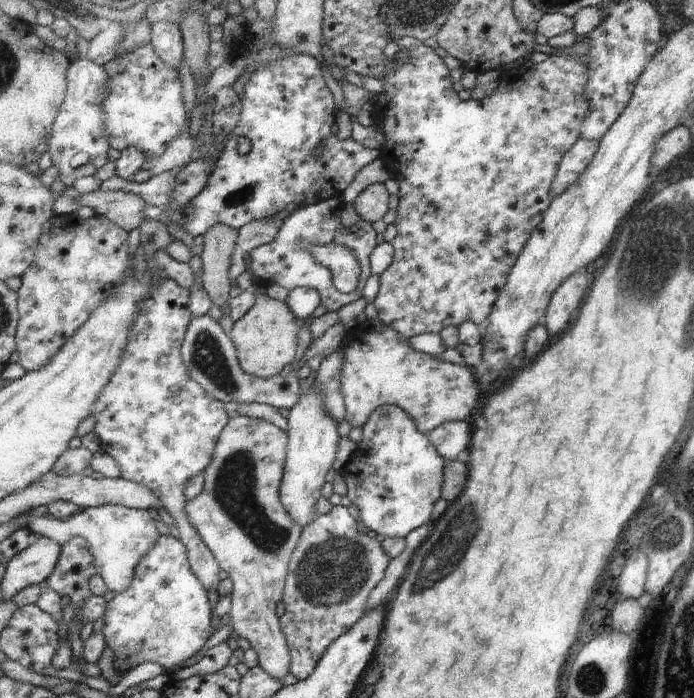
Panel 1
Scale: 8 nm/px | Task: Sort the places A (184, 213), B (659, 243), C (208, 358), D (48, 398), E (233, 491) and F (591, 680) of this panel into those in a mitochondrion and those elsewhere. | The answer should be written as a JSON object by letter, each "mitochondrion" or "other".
{"A":"other","B":"mitochondrion","C":"mitochondrion","D":"other","E":"mitochondrion","F":"mitochondrion"}

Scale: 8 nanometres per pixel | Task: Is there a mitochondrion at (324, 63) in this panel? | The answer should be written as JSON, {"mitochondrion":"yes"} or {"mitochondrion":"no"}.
{"mitochondrion":"no"}

